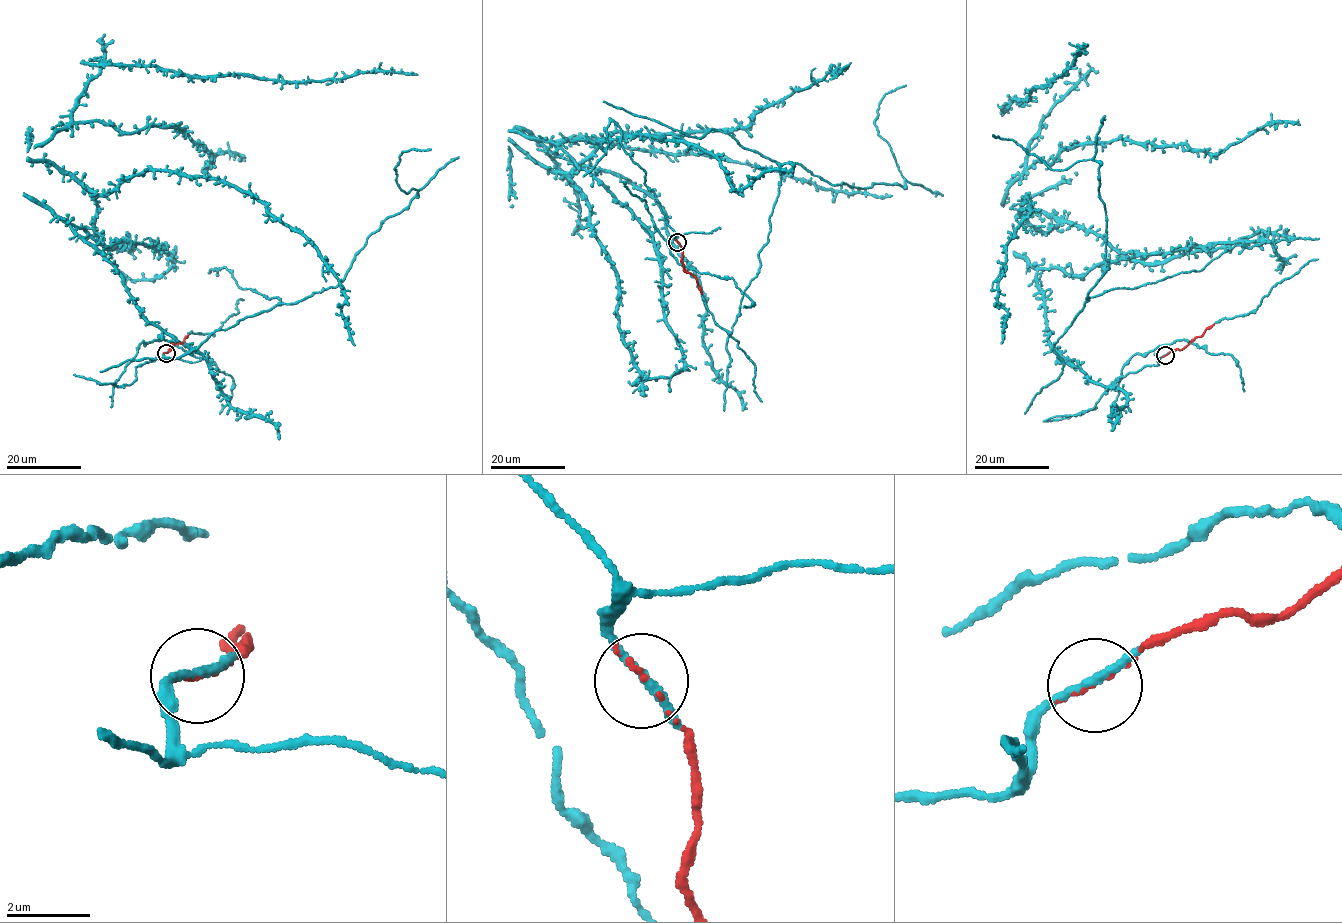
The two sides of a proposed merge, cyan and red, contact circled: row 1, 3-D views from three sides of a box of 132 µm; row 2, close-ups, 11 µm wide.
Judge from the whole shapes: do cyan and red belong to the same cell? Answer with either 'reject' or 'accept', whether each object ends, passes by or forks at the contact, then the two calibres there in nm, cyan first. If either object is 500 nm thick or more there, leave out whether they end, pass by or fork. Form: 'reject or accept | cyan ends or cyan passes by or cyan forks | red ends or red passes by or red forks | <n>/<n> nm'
accept | cyan passes by | red ends | 200/90 nm

